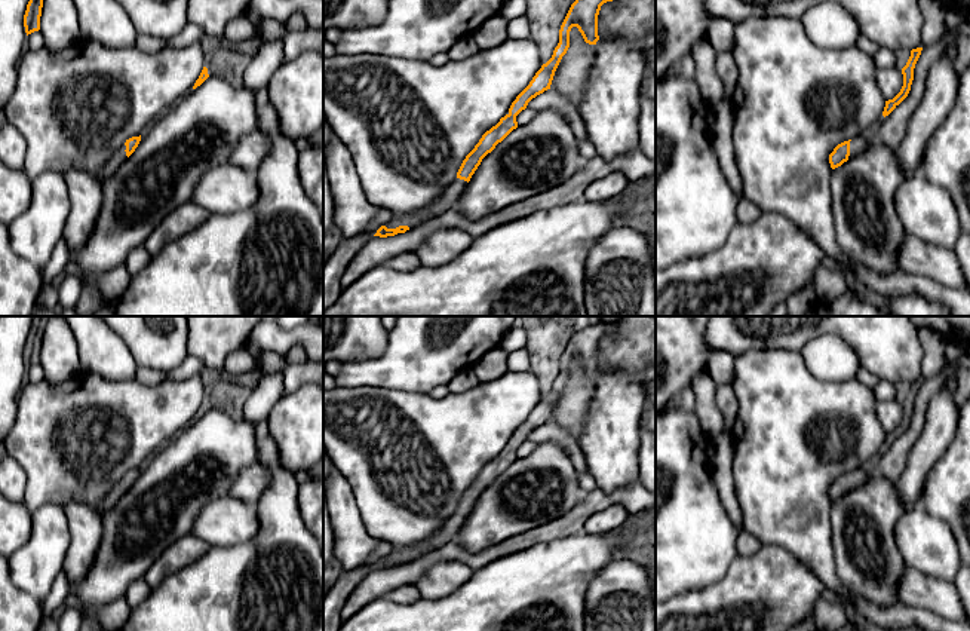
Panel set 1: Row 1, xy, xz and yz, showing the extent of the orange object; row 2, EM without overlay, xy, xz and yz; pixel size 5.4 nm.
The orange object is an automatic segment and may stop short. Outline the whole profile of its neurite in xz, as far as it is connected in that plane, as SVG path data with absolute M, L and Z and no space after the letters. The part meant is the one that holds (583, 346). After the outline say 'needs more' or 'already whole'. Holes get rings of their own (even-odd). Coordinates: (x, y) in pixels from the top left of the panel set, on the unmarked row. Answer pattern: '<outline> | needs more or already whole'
M596 322L590 327L577 330L571 337L559 362L559 376L553 383L552 390L541 398L529 417L512 435L509 445L500 454L486 463L475 481L463 493L457 511L445 521L445 524L426 537L423 542L409 546L395 546L384 558L381 558L374 569L387 570L397 566L405 566L426 554L443 546L457 539L472 508L481 497L482 491L491 485L498 475L501 475L513 462L518 460L516 448L527 441L528 435L544 423L550 422L555 404L570 380L570 364L577 359L583 371L589 377L596 377L598 368L598 347L601 339L613 334L618 322L602 324Z | needs more

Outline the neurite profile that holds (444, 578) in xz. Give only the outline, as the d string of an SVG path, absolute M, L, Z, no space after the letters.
M436 561L417 581L421 598L441 600L454 594L473 575L473 569L460 561Z

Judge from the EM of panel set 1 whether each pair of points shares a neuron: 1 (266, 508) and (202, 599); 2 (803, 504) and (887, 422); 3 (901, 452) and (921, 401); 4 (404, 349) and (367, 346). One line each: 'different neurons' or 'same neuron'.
1: same neuron
2: different neurons
3: same neuron
4: different neurons

